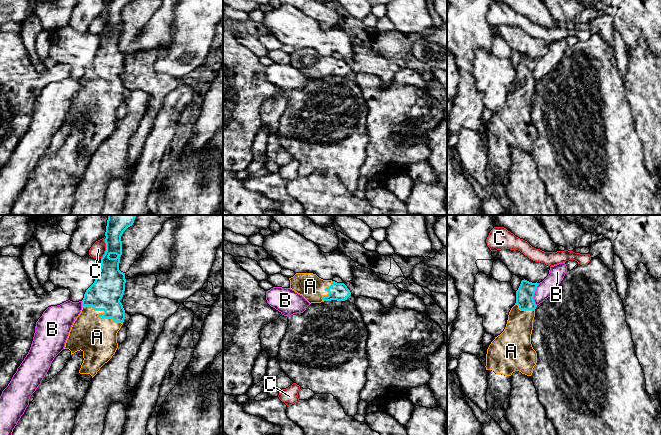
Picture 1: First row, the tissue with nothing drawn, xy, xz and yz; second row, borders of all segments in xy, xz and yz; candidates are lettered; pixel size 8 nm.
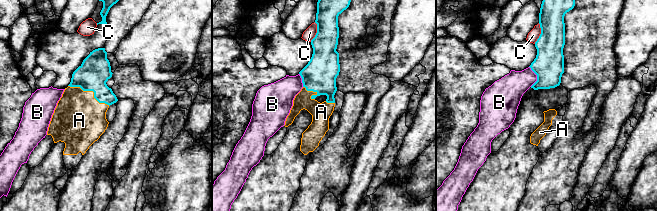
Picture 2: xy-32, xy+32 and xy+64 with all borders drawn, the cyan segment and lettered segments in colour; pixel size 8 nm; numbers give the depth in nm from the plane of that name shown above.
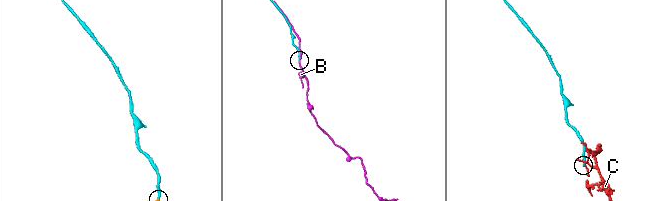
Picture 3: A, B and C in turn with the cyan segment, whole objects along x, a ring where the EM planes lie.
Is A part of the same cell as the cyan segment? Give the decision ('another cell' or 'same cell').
same cell

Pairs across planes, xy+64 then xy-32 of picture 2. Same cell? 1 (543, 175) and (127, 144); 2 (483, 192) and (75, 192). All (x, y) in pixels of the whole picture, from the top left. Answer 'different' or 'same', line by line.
1: different
2: different

